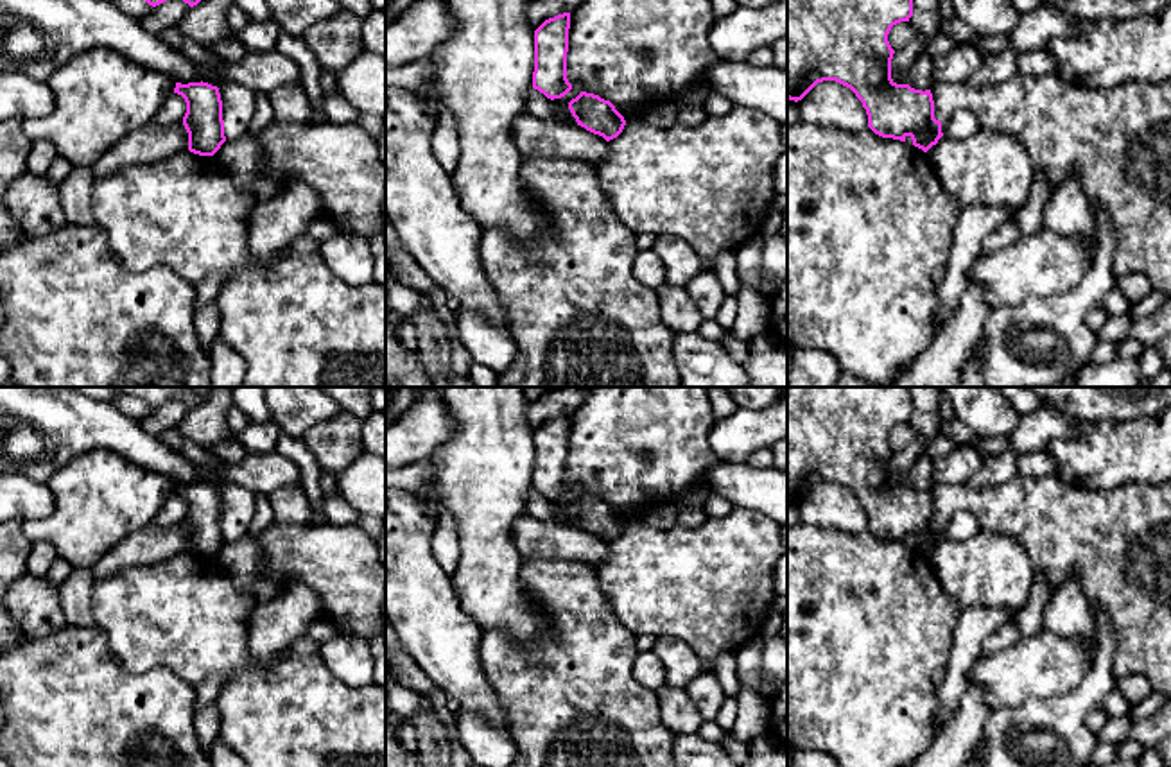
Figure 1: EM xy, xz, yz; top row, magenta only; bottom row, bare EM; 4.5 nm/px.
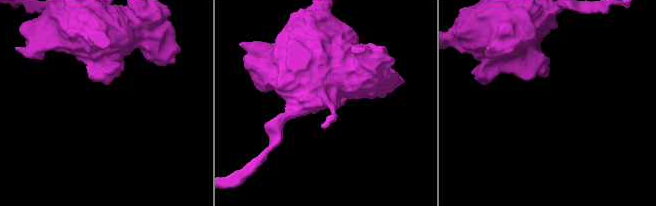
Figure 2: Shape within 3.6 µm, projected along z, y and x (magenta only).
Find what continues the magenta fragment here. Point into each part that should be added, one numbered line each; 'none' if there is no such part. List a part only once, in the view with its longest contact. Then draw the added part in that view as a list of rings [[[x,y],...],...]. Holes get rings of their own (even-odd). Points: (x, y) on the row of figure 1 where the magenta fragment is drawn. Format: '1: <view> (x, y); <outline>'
none

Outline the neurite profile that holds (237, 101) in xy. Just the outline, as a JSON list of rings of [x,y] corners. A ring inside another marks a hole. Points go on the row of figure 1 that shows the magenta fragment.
[[[222,82],[217,88],[222,100],[224,136],[233,142],[247,133],[253,120],[255,91],[235,82]]]

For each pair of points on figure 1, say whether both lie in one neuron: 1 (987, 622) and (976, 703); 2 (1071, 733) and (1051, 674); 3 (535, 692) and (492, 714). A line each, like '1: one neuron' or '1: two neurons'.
1: two neurons
2: two neurons
3: two neurons

